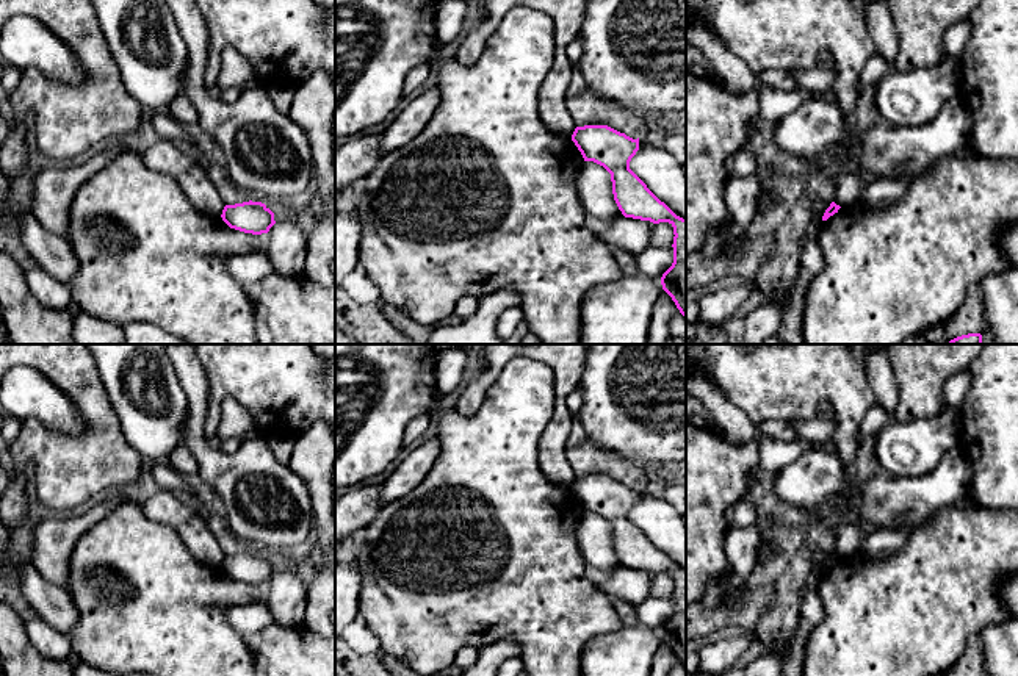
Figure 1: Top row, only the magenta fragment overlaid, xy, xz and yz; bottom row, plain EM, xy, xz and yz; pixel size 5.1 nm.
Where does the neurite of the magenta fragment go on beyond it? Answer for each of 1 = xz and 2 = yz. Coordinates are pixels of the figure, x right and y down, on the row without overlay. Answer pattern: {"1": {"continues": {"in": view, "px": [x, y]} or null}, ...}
{"1": {"continues": null}, "2": {"continues": null}}

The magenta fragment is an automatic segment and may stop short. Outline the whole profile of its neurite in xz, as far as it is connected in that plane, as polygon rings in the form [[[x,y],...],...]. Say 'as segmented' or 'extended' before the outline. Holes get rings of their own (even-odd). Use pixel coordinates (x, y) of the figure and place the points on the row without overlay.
as segmented | [[[584,476],[575,479],[572,491],[584,512],[594,512],[611,524],[614,551],[625,568],[673,577],[673,613],[662,624],[661,635],[686,670],[686,570],[677,566],[630,520],[639,488],[633,490],[608,476]]]

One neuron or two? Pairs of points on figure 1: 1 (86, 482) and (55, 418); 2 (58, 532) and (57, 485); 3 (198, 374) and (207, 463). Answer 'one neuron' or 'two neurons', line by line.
1: two neurons
2: two neurons
3: one neuron

